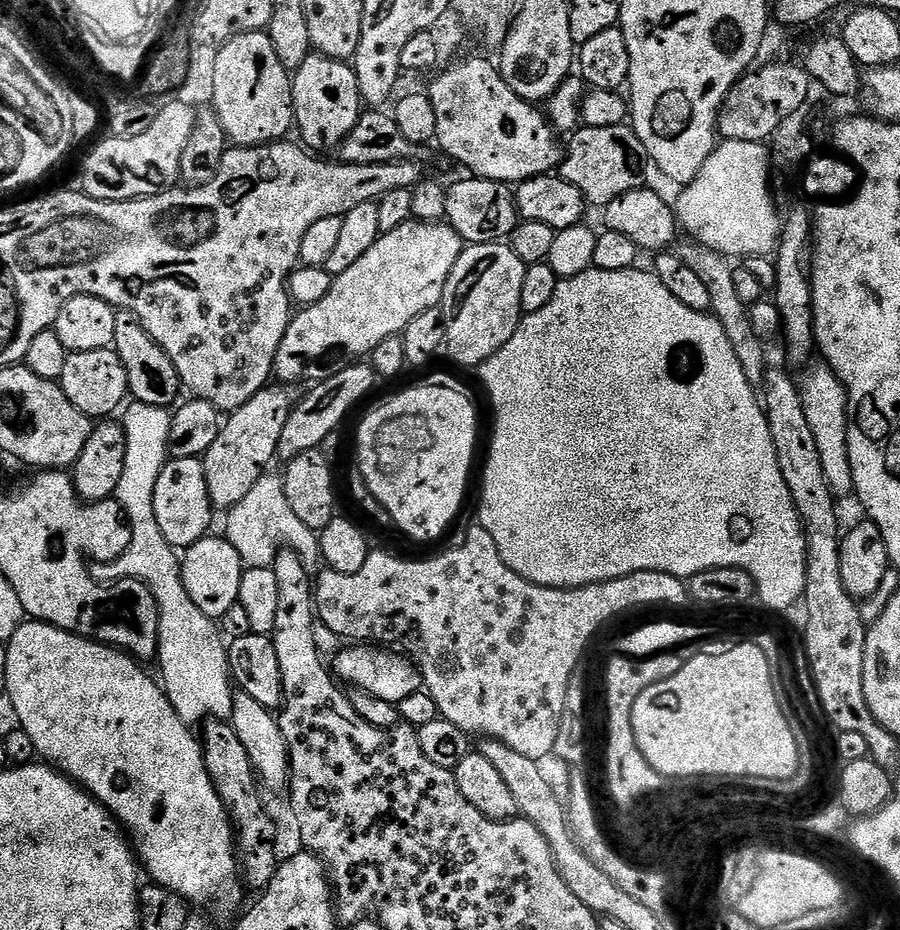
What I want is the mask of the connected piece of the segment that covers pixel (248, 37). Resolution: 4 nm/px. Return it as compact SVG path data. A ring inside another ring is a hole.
M267 31L263 32L247 32L246 34L238 34L234 38L230 38L230 42L219 45L216 61L212 64L212 104L216 117L222 122L222 130L228 136L229 141L233 145L243 146L245 148L255 148L261 144L274 144L285 139L284 136L288 131L293 131L294 121L296 119L296 111L292 108L292 78L286 66L282 66L282 61L278 59L278 53L274 50L274 42L270 42Z

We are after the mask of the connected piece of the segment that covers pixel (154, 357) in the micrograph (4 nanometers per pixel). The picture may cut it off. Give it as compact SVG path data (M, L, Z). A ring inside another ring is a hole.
M117 311L112 348L118 358L122 358L122 366L126 366L126 382L131 399L135 403L171 409L181 399L180 375L178 370L174 370L174 362L170 362L170 354L166 354L166 350L162 350L162 346L158 346L158 342L150 338L150 334L134 314Z

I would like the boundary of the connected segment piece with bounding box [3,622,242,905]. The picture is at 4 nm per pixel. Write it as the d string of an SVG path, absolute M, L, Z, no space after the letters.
M26 622L17 630L12 640L7 641L8 657L6 658L6 682L3 687L8 691L8 700L16 711L15 722L18 728L30 736L33 746L36 747L36 756L43 763L53 767L57 772L63 772L73 784L89 792L94 799L100 801L121 825L130 837L130 843L142 865L143 871L148 872L155 883L177 892L185 901L196 904L228 904L240 896L241 873L238 871L238 849L234 835L234 825L229 816L210 774L206 770L204 750L199 739L192 737L193 729L178 718L174 706L168 700L168 695L155 679L151 680L143 672L141 665L133 660L127 652L119 648L110 648L106 644L97 644L84 636L76 636L52 624Z

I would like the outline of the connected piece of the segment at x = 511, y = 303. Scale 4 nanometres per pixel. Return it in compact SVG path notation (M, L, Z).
M507 243L474 244L465 247L458 258L444 291L442 307L446 318L446 348L452 351L452 360L464 368L479 369L489 360L516 332L522 319L522 278L526 265Z

